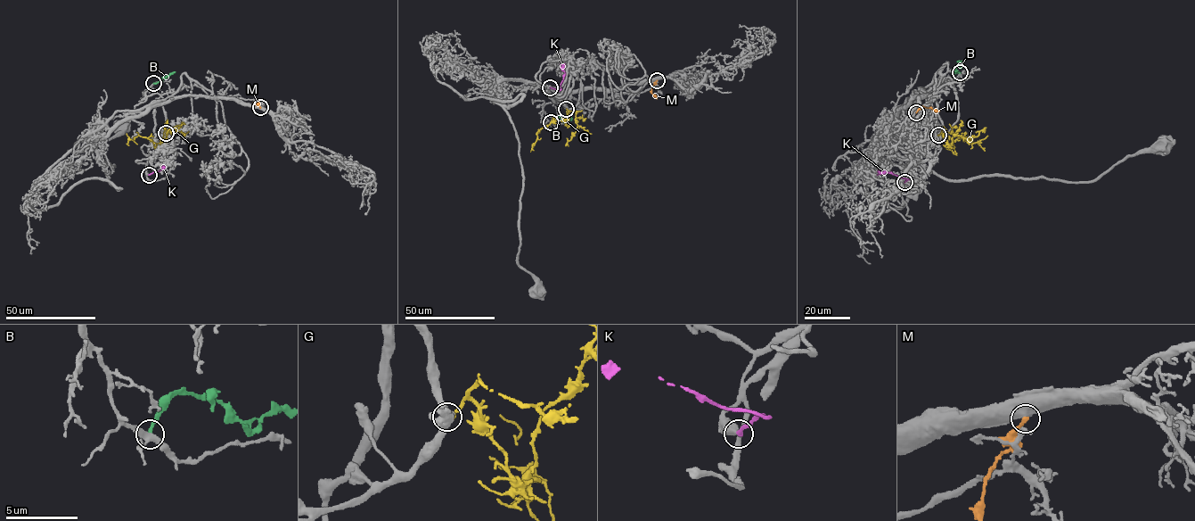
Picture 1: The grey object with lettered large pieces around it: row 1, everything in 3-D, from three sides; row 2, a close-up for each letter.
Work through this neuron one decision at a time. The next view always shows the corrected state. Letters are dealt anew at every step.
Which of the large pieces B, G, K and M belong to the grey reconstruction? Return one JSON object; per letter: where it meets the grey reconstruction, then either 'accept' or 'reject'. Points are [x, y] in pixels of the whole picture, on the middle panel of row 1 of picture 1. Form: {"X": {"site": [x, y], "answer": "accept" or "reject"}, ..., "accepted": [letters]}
{"B": {"site": [551, 122], "answer": "reject"}, "G": {"site": [566, 109], "answer": "reject"}, "K": {"site": [550, 87], "answer": "accept"}, "M": {"site": [657, 80], "answer": "reject"}, "accepted": ["K"]}

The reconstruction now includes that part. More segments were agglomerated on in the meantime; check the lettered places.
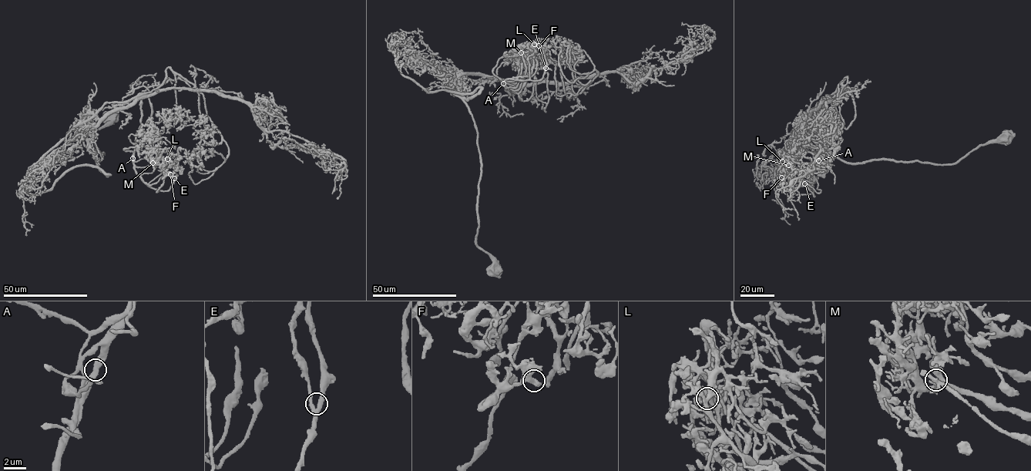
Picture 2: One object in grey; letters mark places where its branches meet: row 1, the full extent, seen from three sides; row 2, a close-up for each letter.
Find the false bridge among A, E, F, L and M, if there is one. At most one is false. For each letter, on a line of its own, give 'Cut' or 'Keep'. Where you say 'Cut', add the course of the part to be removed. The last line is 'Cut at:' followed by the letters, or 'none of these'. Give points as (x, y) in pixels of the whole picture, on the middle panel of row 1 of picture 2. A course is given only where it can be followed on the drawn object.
A: Keep
E: Keep
F: Keep
L: Keep
M: Keep
Cut at: none of these

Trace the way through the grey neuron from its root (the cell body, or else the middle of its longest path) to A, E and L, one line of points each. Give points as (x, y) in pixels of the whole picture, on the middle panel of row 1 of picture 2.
A: (491, 270), (476, 243), (476, 126), (455, 82), (498, 78), (510, 94), (503, 83)
E: (491, 270), (476, 243), (476, 126), (455, 82), (498, 78), (510, 94), (504, 82), (540, 80), (545, 68)
L: (491, 270), (476, 243), (476, 126), (455, 82), (498, 78), (510, 94), (504, 82), (531, 74), (534, 44)

